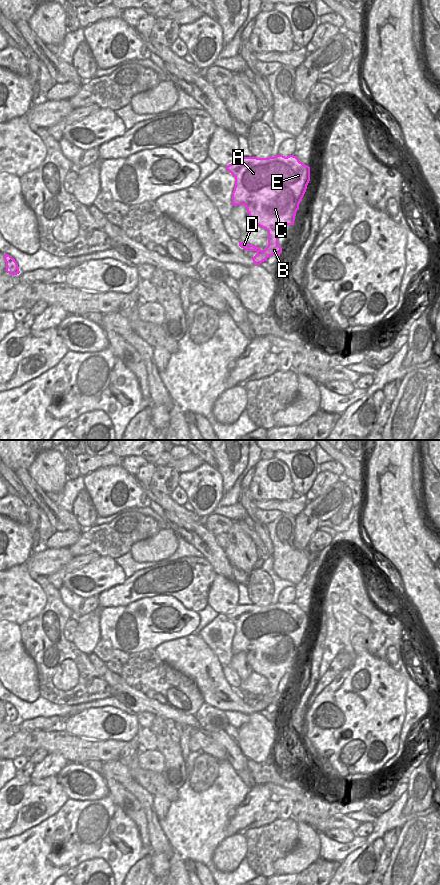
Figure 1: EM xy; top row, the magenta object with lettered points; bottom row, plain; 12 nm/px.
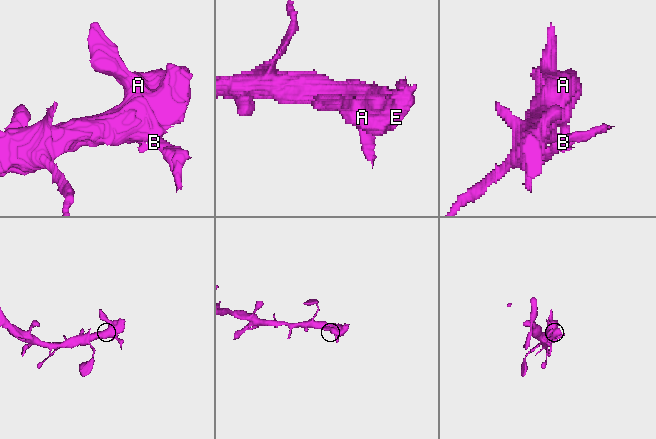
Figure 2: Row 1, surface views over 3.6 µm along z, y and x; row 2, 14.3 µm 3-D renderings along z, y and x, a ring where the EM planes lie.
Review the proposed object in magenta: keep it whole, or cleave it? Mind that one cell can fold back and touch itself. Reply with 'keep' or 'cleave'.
keep

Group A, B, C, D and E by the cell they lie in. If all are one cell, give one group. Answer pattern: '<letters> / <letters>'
A B C D E

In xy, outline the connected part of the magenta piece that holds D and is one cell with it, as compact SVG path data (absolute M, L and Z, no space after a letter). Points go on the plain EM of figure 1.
M277 603L268 606L237 605L226 617L235 625L232 652L244 653L252 671L268 679L268 694L264 699L247 690L239 690L239 694L257 700L251 705L254 713L260 713L272 703L280 704L282 696L278 693L278 684L286 673L294 673L296 660L310 629L310 615L294 603Z

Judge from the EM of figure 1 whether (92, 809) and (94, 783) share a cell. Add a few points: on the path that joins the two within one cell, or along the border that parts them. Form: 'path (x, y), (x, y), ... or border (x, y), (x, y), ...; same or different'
border (108, 793), (94, 800), (70, 799); different

